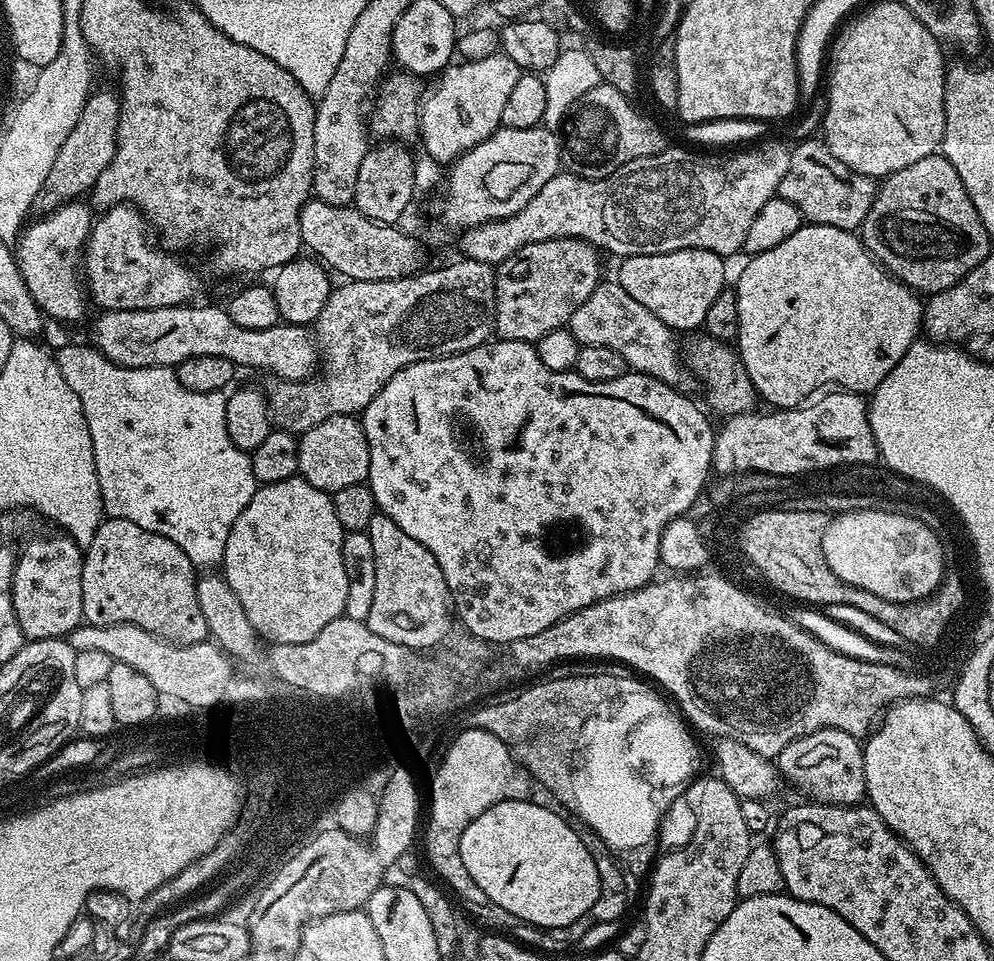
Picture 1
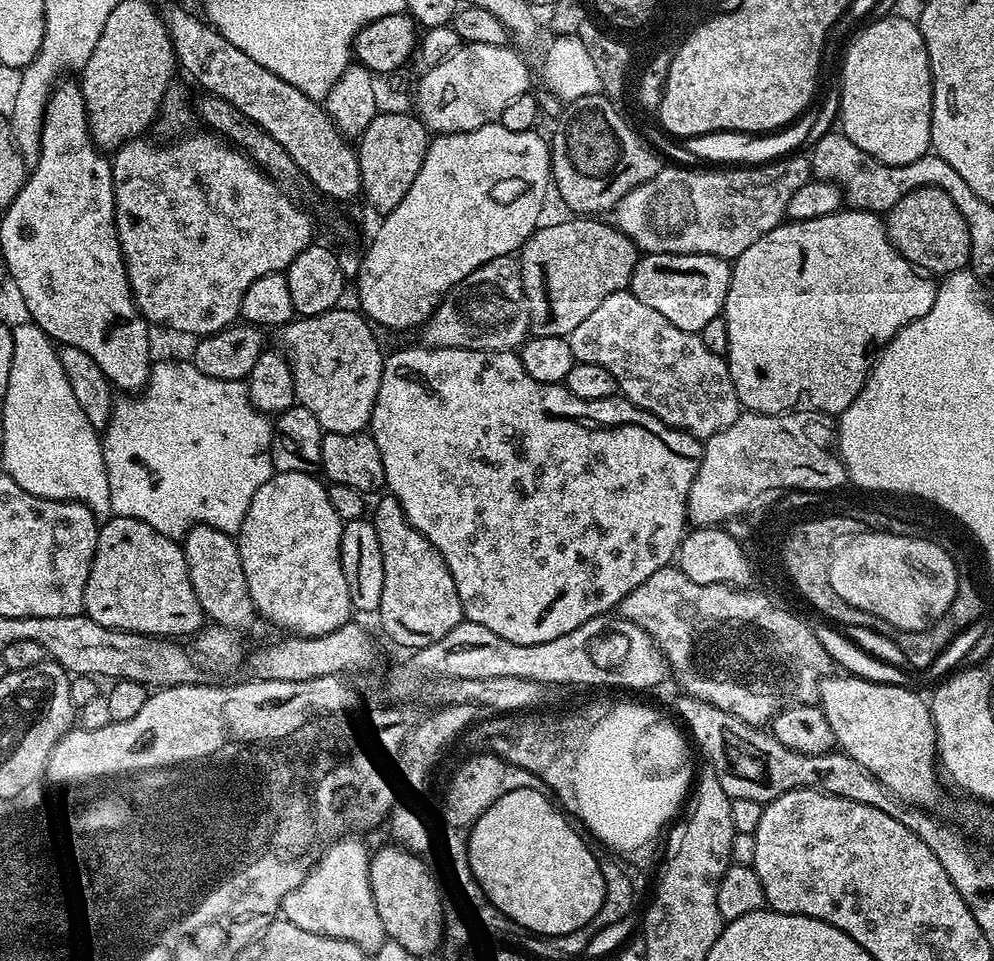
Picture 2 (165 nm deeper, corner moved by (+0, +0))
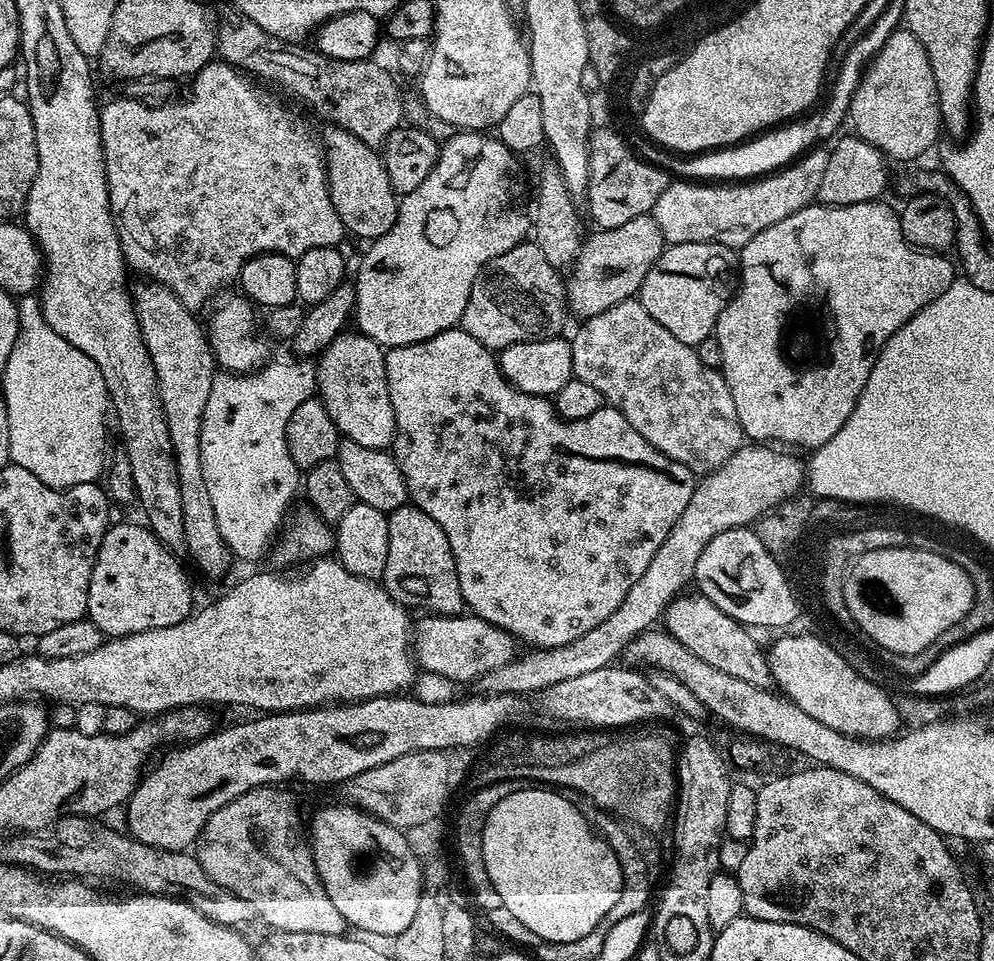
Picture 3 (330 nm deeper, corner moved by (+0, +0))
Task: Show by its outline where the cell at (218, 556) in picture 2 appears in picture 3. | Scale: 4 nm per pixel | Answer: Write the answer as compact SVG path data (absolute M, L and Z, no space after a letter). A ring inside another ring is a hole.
M140 283L144 284L131 289L132 305L136 308L138 326L142 330L142 342L146 342L146 350L154 362L158 394L170 430L172 457L178 470L178 490L182 490L183 547L188 548L202 575L220 580L231 570L234 557L218 530L218 518L210 502L210 490L206 490L200 454L201 417L204 416L206 398L210 396L218 365L212 359L212 345L208 342L205 325L192 317L195 316L193 309L182 306L176 295L161 284Z

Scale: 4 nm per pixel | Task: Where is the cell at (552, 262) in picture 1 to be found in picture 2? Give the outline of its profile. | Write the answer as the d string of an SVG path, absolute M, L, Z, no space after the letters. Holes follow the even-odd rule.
M568 218L557 224L537 227L530 239L519 249L520 273L530 302L531 331L538 336L569 336L610 294L625 291L641 253L631 238L617 230L615 223L603 224L600 218Z

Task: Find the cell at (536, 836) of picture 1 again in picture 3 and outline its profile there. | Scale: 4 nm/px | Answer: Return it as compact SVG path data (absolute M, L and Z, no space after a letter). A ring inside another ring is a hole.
M517 787L506 794L484 820L482 858L486 874L490 874L494 890L498 890L501 905L534 931L540 941L576 942L578 938L586 938L586 934L610 914L614 902L618 902L624 885L622 866L599 831L588 823L579 803L571 804L551 787L532 787Z

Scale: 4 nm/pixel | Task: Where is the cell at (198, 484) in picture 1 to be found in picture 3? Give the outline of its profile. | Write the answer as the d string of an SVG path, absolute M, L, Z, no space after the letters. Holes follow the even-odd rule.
M269 362L264 367L257 368L254 372L245 372L243 374L221 371L213 379L210 386L210 396L206 398L206 408L204 416L201 417L202 428L200 430L202 470L206 478L206 490L210 490L210 502L214 506L214 514L218 518L218 530L223 534L226 546L232 551L233 557L237 561L256 560L267 548L269 551L273 547L274 541L277 539L278 533L289 515L288 507L291 506L296 492L298 496L298 489L302 484L301 469L296 467L294 458L290 458L290 450L286 446L286 422L290 422L290 414L294 414L294 410L298 410L298 406L302 406L302 402L313 399L317 395L318 389L316 386L316 364L312 362L296 363L300 364L275 364L275 362Z

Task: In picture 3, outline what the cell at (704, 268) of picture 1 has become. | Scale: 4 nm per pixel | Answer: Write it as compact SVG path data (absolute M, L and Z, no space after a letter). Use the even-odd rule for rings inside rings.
M706 242L668 244L658 262L650 266L638 299L646 314L665 330L670 330L678 342L695 346L715 333L718 318L732 301L737 287L738 256L733 249Z

